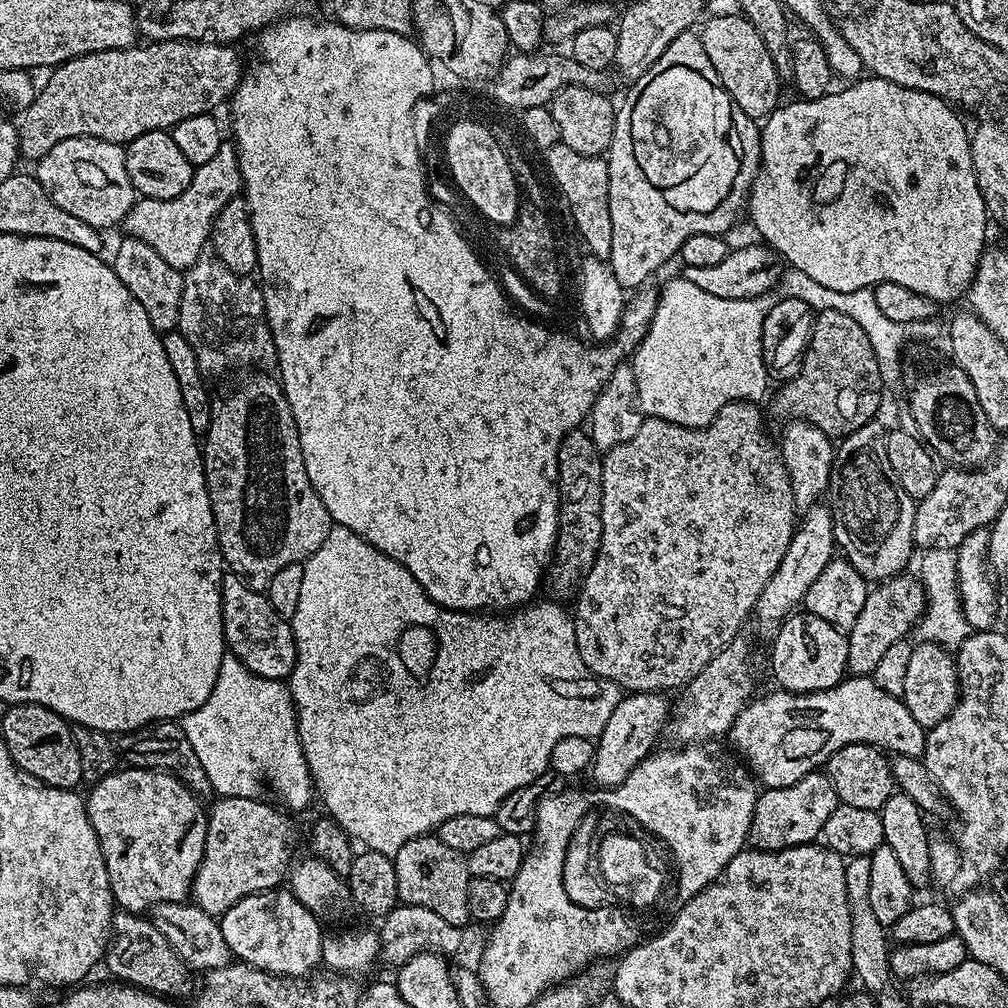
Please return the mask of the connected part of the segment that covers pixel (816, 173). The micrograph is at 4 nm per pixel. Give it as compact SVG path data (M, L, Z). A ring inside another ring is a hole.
M869 75L867 77L868 80L864 79L865 78L857 79L855 82L847 85L849 88L844 88L841 92L839 92L839 90L833 90L822 98L814 98L813 100L796 98L793 104L787 104L787 102L781 103L766 117L760 128L760 168L757 169L756 176L752 179L752 189L748 192L746 216L752 219L753 226L760 231L761 237L759 236L759 239L763 241L767 247L771 248L788 268L802 270L802 274L807 274L809 278L814 278L814 282L818 282L821 286L827 286L830 290L853 292L854 290L862 290L863 288L873 289L877 284L881 284L882 282L898 282L898 286L906 286L906 290L914 290L914 294L930 298L937 305L948 304L951 300L958 299L959 296L961 299L961 297L967 293L968 287L976 278L976 271L980 265L980 255L984 252L986 247L986 241L984 241L984 239L988 236L988 224L990 225L988 207L984 204L984 199L980 193L980 187L976 181L976 171L972 165L972 142L969 129L964 129L964 124L960 121L959 116L961 113L957 111L949 101L942 99L940 96L935 96L934 94L923 92L922 90L907 88L906 86L898 86L894 82L886 82L873 75Z

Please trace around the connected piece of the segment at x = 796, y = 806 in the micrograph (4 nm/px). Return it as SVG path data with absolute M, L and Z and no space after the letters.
M820 770L798 778L794 786L764 788L756 798L748 844L757 852L777 852L783 848L813 843L823 833L826 818L834 814L837 803L830 778Z

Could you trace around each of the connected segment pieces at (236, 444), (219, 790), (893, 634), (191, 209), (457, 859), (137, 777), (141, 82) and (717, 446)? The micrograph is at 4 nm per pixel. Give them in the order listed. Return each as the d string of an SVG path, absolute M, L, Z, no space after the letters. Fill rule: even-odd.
M252 374L249 376L252 377L237 392L230 393L221 404L219 401L215 405L208 431L203 433L202 436L202 455L204 457L206 486L210 494L210 506L214 510L214 522L216 523L220 552L224 555L227 571L233 576L241 576L248 583L249 588L264 590L267 589L270 578L274 578L274 574L278 574L278 570L282 570L285 566L291 564L301 563L307 560L310 554L314 554L314 550L318 550L318 546L322 546L322 542L326 542L326 538L334 525L322 498L318 498L318 494L306 474L306 462L302 458L298 426L294 422L294 414L290 410L290 402L286 398L284 389L273 377L272 380L268 377L271 375Z
M225 654L222 666L218 666L218 678L214 678L214 690L210 690L210 698L206 698L198 710L183 716L178 727L190 746L194 746L194 754L198 754L198 759L202 761L202 770L206 770L206 778L217 797L259 797L260 779L265 776L273 794L285 804L285 809L304 808L314 800L312 775L306 766L302 742L298 738L296 707L285 681L262 678L251 672L237 656Z
M901 574L892 576L883 581L879 586L873 587L866 598L866 606L862 606L862 614L858 614L858 622L854 622L852 628L847 629L848 638L848 672L853 676L871 676L882 659L882 654L894 646L894 642L905 639L917 627L922 616L926 612L926 591L921 581L915 575Z
M225 142L221 144L218 154L210 158L210 162L199 165L193 171L190 186L186 186L182 194L169 200L137 199L122 221L122 228L128 231L125 233L131 239L154 246L154 250L158 250L158 254L162 254L170 266L187 270L198 262L200 256L205 255L206 245L212 235L212 222L218 218L222 206L241 195L241 192L236 146L235 143Z
M435 834L419 836L398 850L394 870L398 878L399 903L426 906L426 910L434 910L438 918L457 926L469 923L466 890L470 877L465 853L450 850L450 846L445 846Z
M131 766L108 773L89 792L88 817L104 855L106 874L110 874L113 901L123 911L137 914L158 904L187 901L206 850L208 829L206 808L196 793L169 772Z
M213 39L158 40L142 44L131 48L91 52L55 65L50 72L52 77L45 82L44 89L41 87L37 91L33 101L19 117L21 157L29 162L40 160L50 154L50 150L54 150L58 142L66 142L66 138L89 136L127 146L134 138L147 132L170 130L186 118L216 110L212 108L218 107L223 100L225 103L231 97L246 71L245 65L240 65L239 54L232 49L235 47L228 42L217 42Z
M752 402L727 404L705 428L687 428L662 418L644 418L634 438L603 453L602 538L594 566L590 566L590 574L586 574L575 597L576 612L574 608L578 654L582 654L582 662L586 662L589 670L600 679L614 682L629 693L663 693L666 688L680 690L699 674L726 642L738 636L744 619L753 615L766 582L770 582L774 570L778 570L786 554L786 546L790 546L794 523L798 518L784 460L780 457L779 447L764 437L760 429L760 412L756 408L759 407Z

